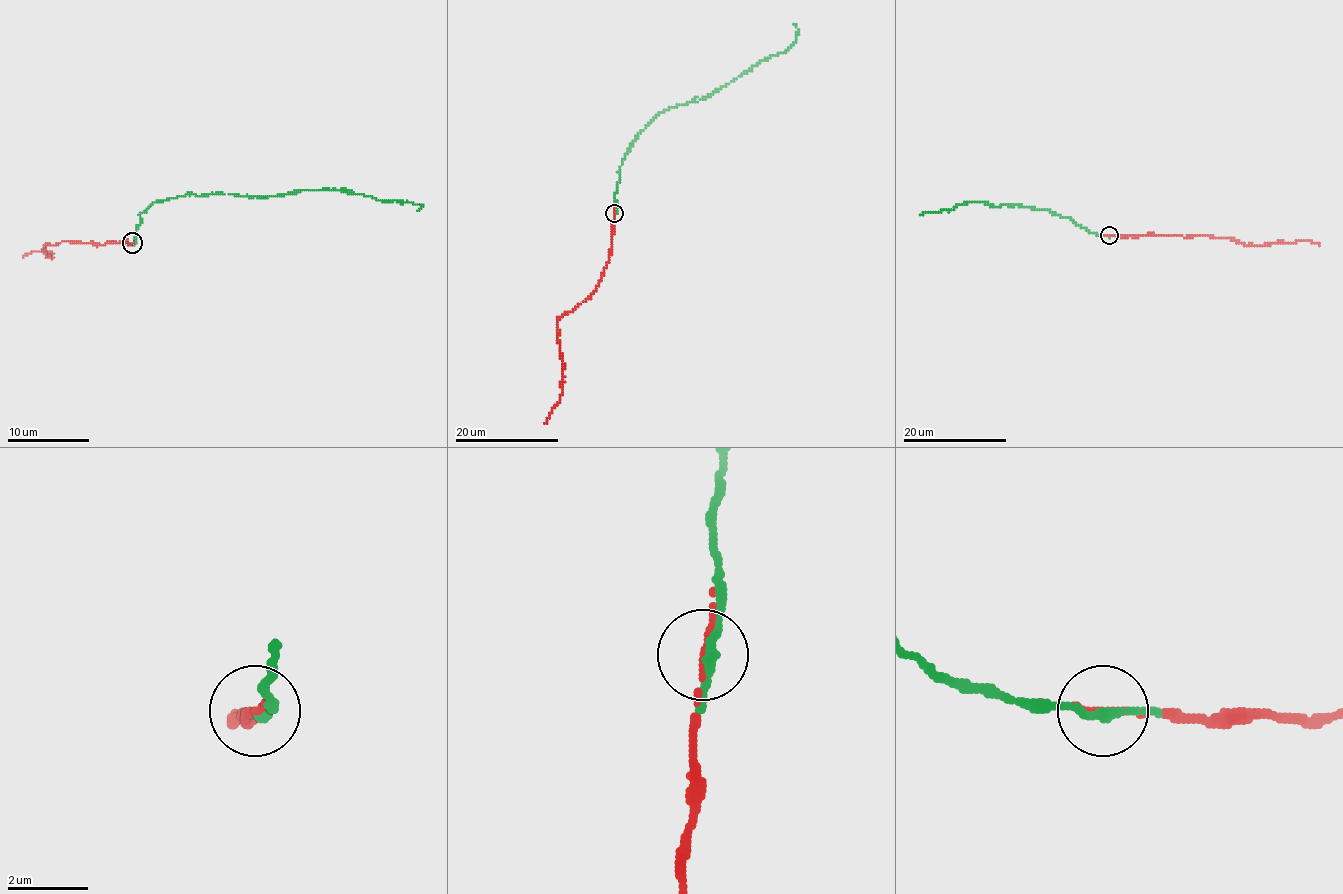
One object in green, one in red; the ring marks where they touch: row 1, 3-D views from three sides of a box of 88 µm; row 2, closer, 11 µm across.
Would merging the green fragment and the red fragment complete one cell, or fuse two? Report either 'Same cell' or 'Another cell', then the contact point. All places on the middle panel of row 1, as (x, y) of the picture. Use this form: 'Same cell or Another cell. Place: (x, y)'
Same cell. Place: (614, 213)

